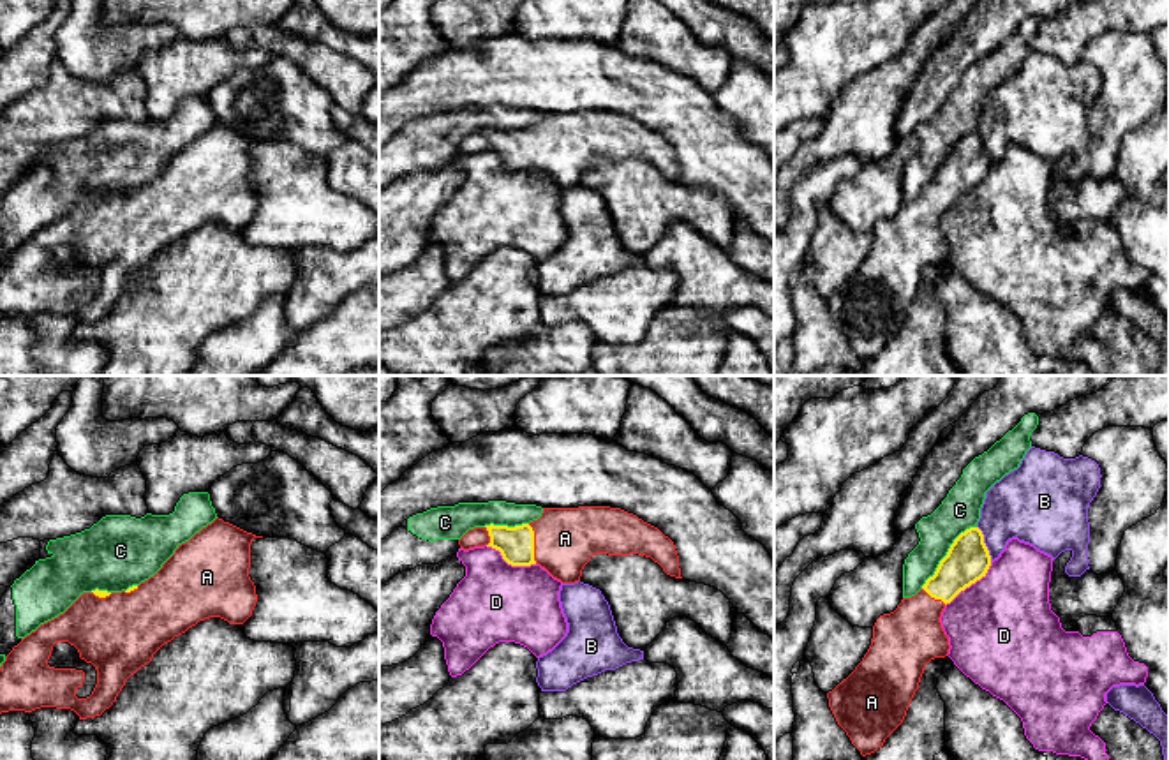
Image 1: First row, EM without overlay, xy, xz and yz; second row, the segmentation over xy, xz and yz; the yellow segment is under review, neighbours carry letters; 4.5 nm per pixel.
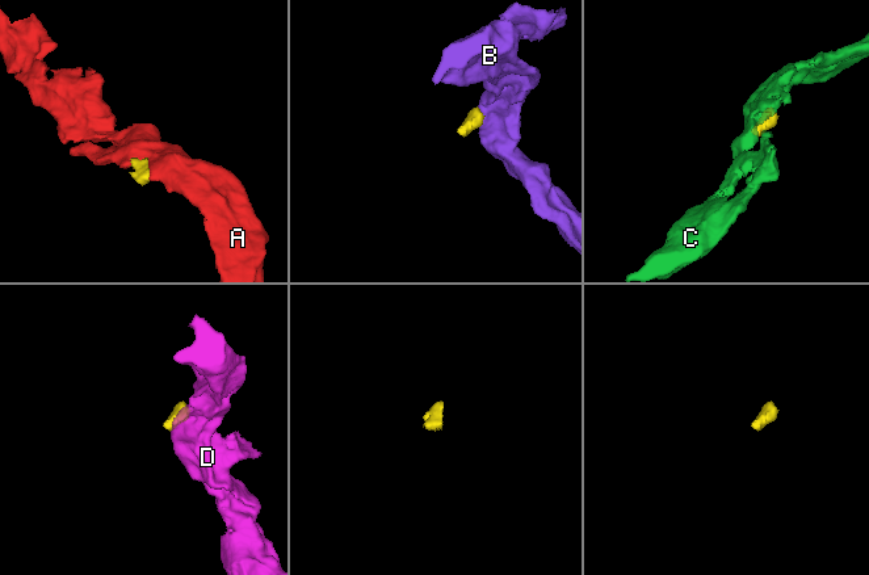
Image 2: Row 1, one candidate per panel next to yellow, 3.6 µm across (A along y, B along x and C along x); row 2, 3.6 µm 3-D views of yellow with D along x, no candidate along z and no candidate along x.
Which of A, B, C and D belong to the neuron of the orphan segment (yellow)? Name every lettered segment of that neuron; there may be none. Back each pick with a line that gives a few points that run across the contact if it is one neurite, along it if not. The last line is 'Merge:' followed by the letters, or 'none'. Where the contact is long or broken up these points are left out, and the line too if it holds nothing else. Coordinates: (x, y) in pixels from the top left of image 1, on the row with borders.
C: yz (967, 561), (947, 554), (951, 528), (960, 510)
Merge: C

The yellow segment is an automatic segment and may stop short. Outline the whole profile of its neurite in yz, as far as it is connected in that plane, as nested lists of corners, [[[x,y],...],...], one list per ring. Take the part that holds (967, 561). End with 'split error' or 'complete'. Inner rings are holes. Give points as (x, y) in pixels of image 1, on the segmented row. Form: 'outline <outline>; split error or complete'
outline [[[1035,413],[1024,414],[1012,430],[975,457],[942,504],[915,524],[920,541],[903,564],[903,598],[924,589],[947,605],[986,577],[991,555],[977,527],[986,492],[1019,467],[1037,425]]]; split error

